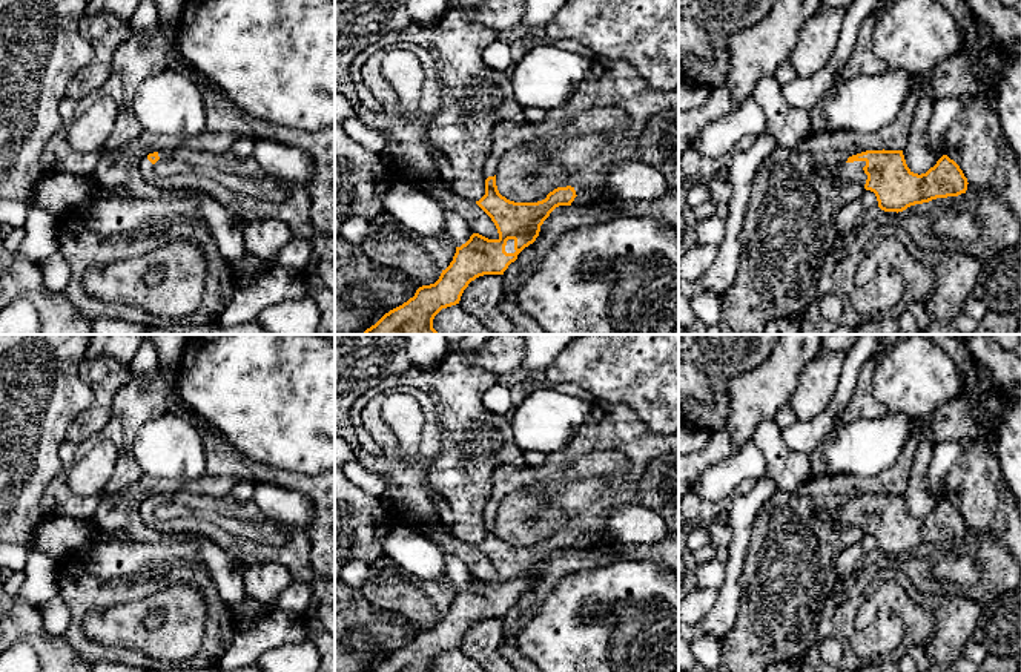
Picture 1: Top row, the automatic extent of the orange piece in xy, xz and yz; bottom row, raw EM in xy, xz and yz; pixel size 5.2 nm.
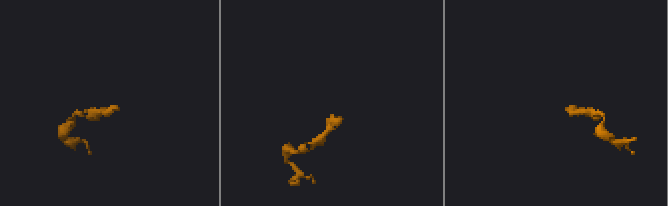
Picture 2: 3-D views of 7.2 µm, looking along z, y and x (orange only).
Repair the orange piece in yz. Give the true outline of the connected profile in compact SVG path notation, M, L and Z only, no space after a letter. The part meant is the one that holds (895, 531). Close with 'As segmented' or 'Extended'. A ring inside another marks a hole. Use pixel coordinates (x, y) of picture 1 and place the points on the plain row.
M884 492L852 499L832 512L818 511L818 519L835 528L860 528L875 537L881 554L897 557L915 548L966 537L969 528L947 499L918 519L907 511L903 494Z. Extended

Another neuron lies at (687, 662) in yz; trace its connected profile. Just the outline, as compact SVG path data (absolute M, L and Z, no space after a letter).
M679 623L679 667L689 672L696 666L696 658L691 652L691 637L683 631Z

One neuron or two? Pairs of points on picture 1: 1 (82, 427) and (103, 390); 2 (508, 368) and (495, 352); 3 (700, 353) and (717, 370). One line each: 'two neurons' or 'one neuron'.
1: one neuron
2: one neuron
3: one neuron

